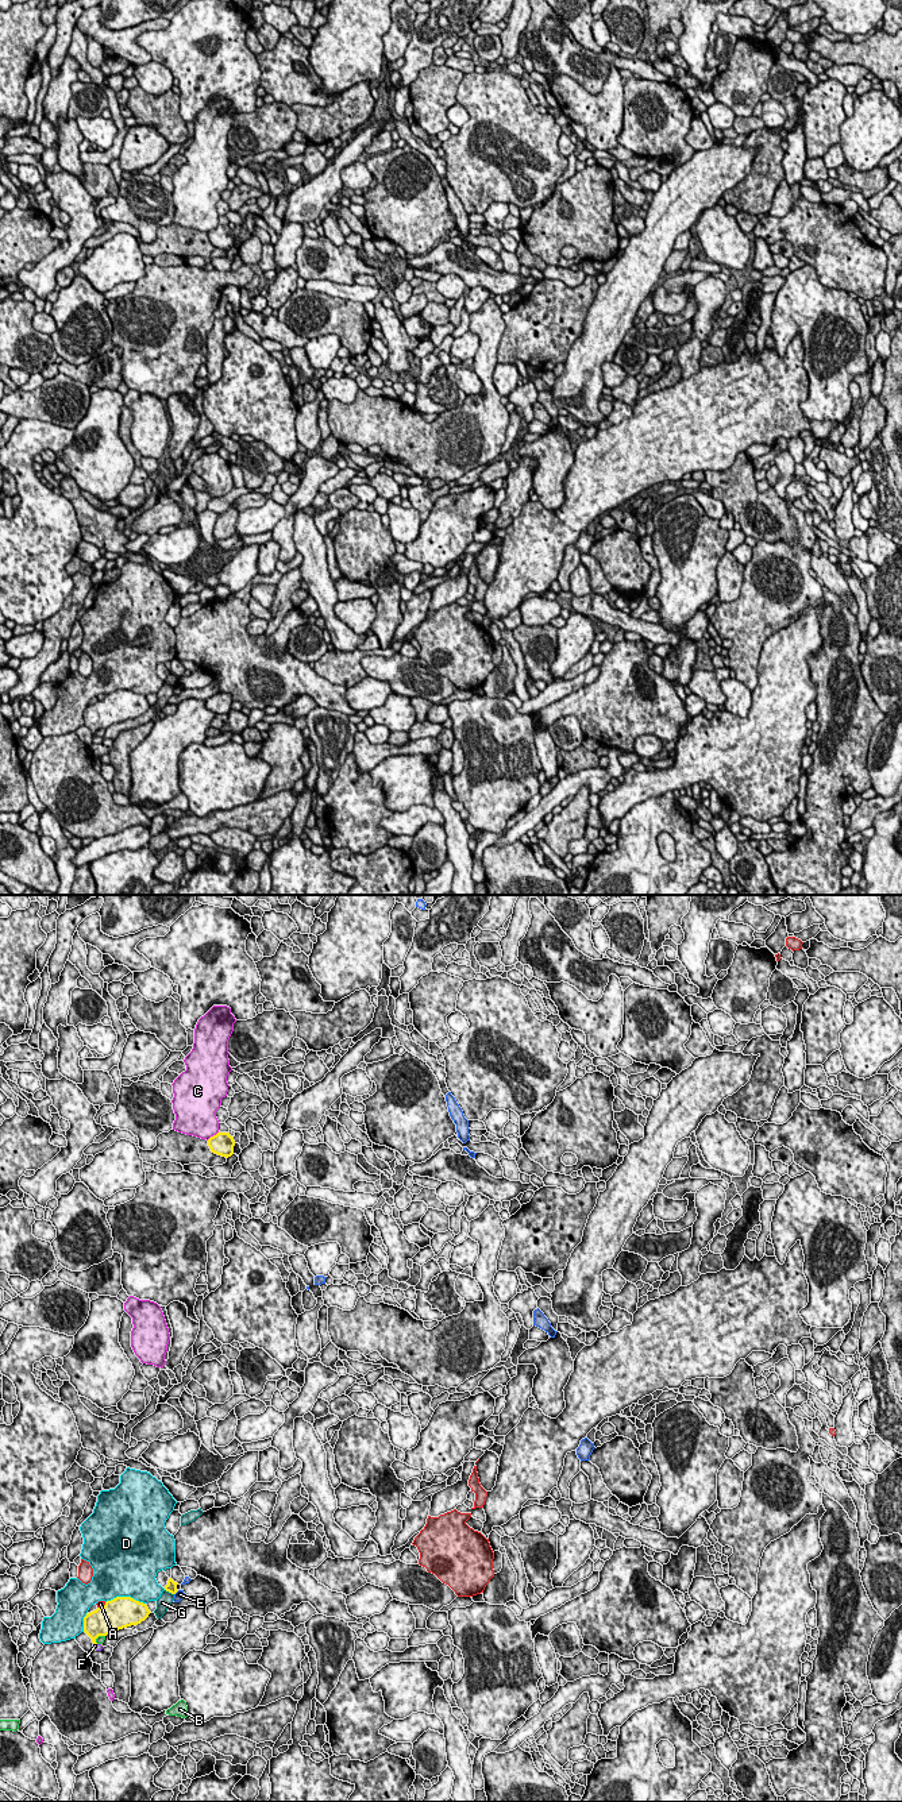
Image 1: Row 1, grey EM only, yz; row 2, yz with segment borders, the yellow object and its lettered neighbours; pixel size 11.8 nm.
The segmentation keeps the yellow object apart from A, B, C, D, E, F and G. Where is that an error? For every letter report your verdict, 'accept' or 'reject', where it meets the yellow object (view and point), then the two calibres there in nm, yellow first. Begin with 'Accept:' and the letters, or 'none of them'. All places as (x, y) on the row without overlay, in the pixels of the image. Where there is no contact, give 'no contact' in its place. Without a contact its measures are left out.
Accept: F
A: reject | yz (103, 699) | 380/90 nm
B: reject | yz (99, 728) | 320/90 nm
C: reject | yz (214, 228) | 280/400 nm
D: reject | yz (126, 690) | 380/480 nm
E: reject | yz (176, 685) | 130/120 nm
F: accept | yz (95, 736) | 320/90 nm
G: reject | yz (169, 685) | 130/160 nm

